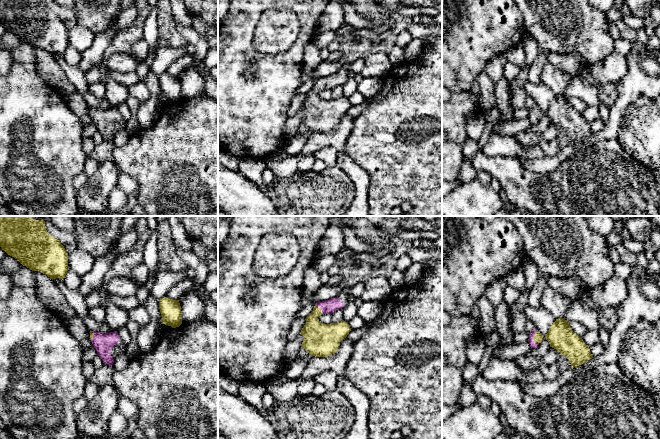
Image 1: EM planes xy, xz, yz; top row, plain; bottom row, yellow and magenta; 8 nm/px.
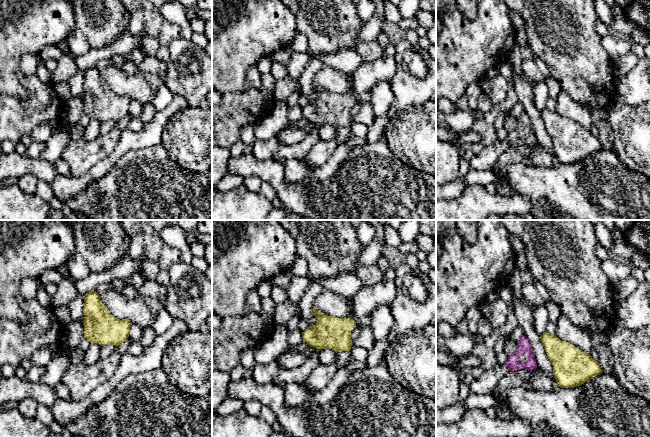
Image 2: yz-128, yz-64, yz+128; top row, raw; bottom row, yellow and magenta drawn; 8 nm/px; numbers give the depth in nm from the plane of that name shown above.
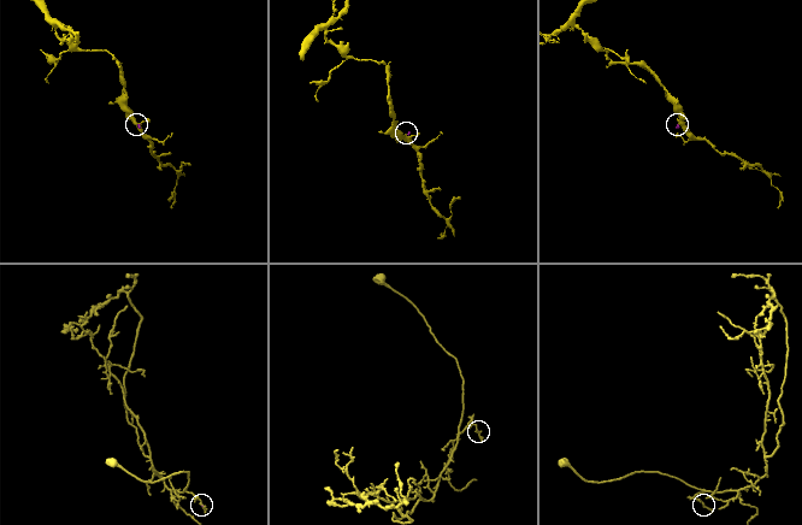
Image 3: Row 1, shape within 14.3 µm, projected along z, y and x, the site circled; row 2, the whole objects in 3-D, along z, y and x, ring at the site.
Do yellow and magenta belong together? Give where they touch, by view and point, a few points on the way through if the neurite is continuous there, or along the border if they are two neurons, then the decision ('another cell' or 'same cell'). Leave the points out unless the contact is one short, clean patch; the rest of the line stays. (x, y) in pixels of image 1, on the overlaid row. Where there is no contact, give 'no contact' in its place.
contact yz (533, 338); way yz (537, 336), (533, 338), (533, 344); same cell

